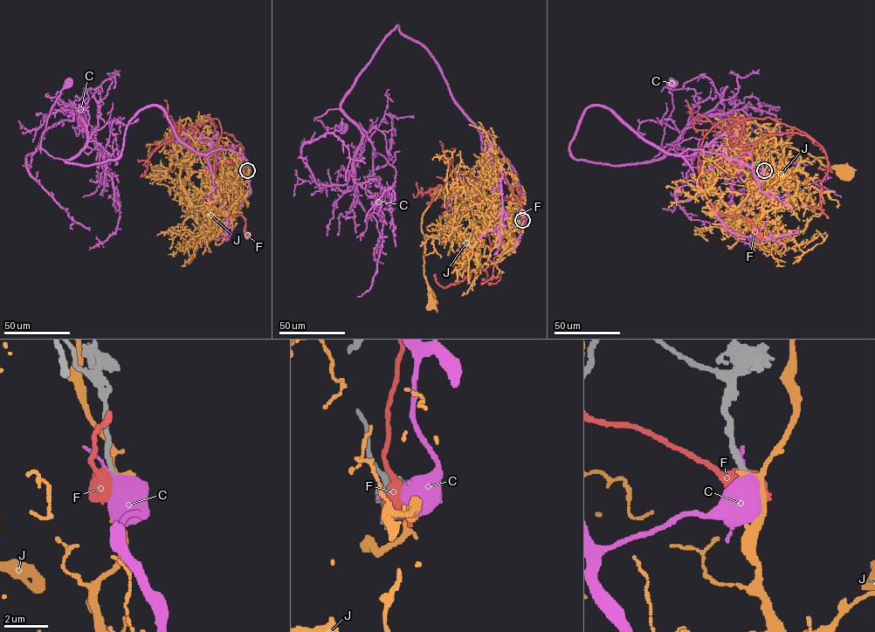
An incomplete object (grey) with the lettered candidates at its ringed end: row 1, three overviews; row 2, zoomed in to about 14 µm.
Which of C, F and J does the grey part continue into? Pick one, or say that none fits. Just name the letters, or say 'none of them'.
none of them

